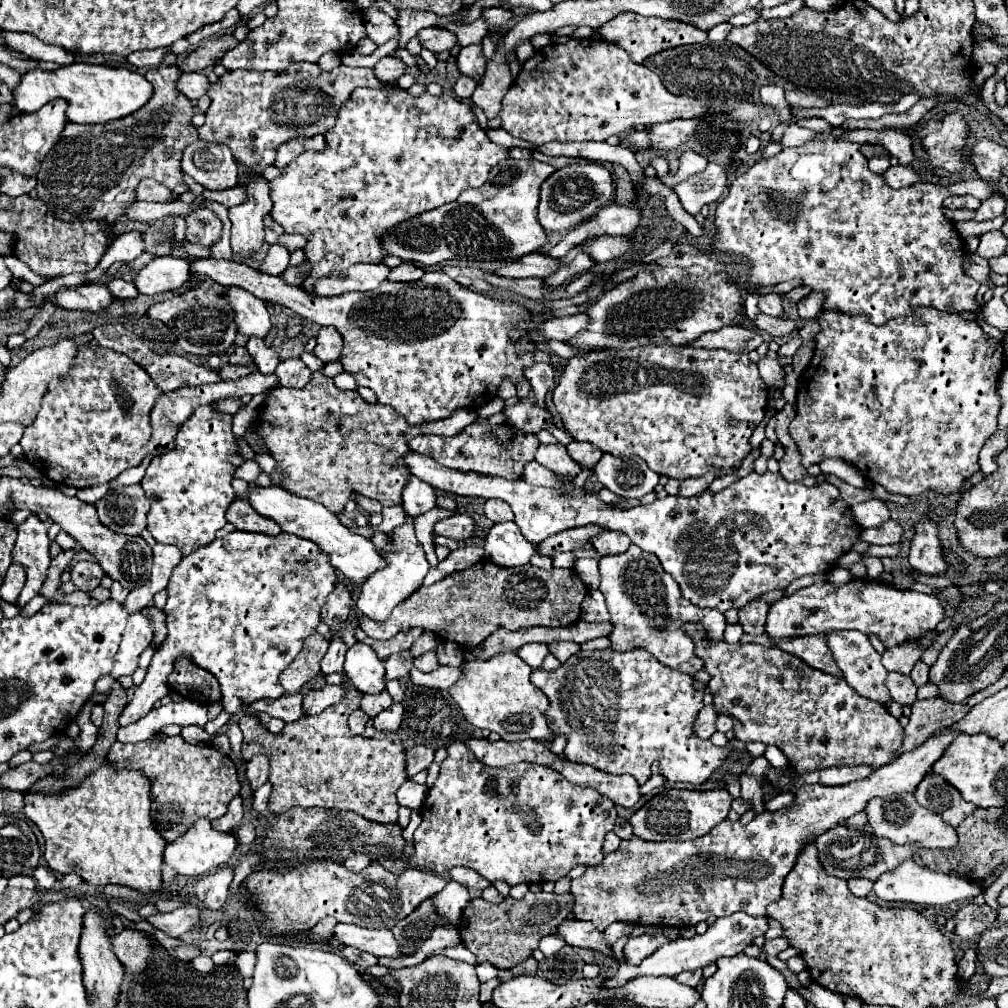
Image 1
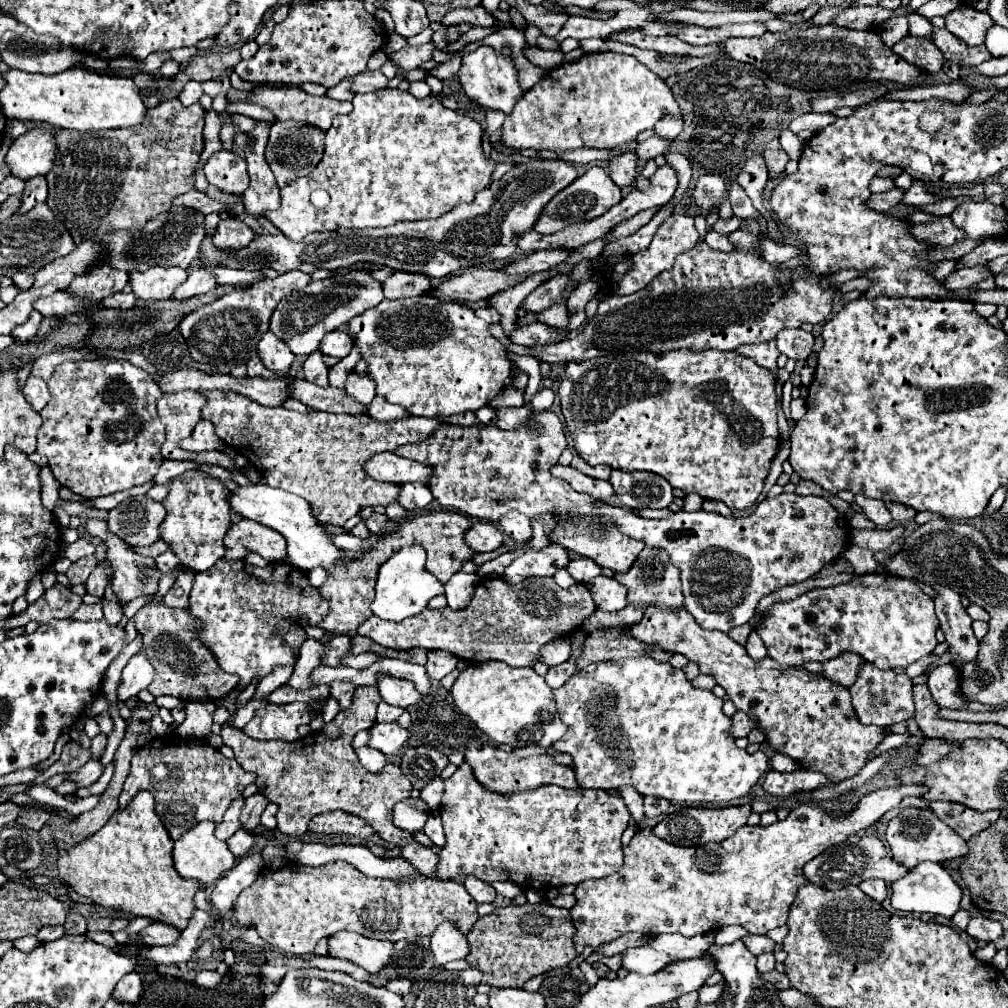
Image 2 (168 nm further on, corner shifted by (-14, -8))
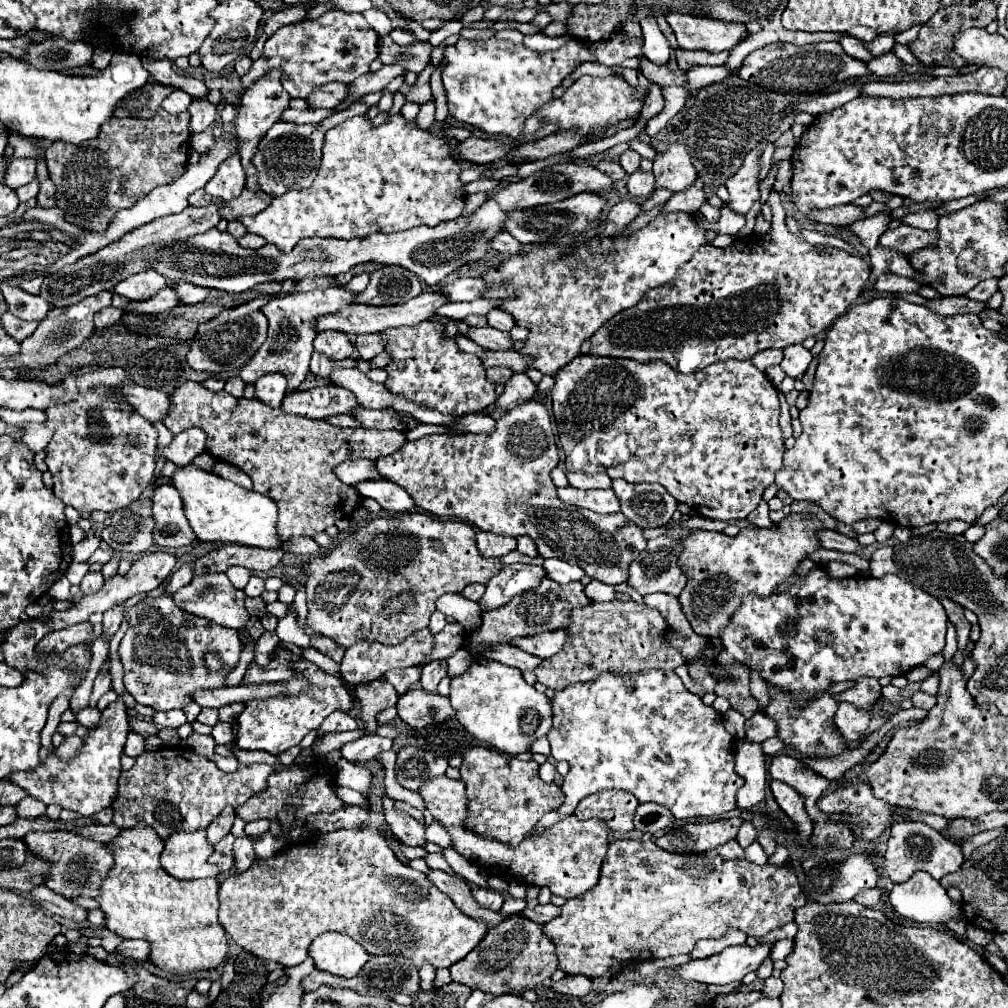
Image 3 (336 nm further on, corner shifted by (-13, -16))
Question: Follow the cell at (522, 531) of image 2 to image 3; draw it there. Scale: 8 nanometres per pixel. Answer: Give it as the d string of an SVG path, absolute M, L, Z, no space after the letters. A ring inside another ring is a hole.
M520 536L520 538L518 538L518 548L516 548L516 550L522 552L522 554L526 554L526 556L538 556L534 540L530 540L528 536Z

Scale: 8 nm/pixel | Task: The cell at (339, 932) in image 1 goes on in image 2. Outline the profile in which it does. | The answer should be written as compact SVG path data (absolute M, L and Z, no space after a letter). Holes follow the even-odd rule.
M337 932L329 938L329 956L351 960L373 974L391 964L391 954L393 942L371 940L357 932Z

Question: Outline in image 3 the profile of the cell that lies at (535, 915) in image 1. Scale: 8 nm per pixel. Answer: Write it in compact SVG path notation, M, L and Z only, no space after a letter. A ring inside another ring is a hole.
M510 916L498 928L488 928L482 942L464 956L458 964L450 966L452 980L464 984L472 990L482 990L486 994L522 994L542 980L550 978L558 968L558 958L554 952L554 944L542 936L542 926L522 918Z

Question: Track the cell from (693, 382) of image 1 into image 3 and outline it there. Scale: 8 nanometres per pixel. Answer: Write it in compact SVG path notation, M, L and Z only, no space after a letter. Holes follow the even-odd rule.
M580 354L570 360L554 380L550 392L552 412L568 472L606 472L612 480L621 478L634 484L658 482L678 502L692 506L696 514L728 522L744 520L760 504L762 492L774 482L774 474L782 468L786 446L778 424L778 390L750 360L726 360L698 372L682 374L660 360L642 363Z

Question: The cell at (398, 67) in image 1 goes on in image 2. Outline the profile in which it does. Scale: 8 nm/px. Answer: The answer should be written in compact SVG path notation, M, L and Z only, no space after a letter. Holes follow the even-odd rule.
M365 70L355 76L353 82L353 92L375 92L381 90L389 84L389 78L381 70Z

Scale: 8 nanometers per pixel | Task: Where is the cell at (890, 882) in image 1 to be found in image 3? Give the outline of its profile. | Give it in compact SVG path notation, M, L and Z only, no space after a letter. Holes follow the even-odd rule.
M916 872L910 880L894 884L890 904L902 918L920 924L946 924L952 918L962 918L960 904L954 904L940 882L926 872Z

